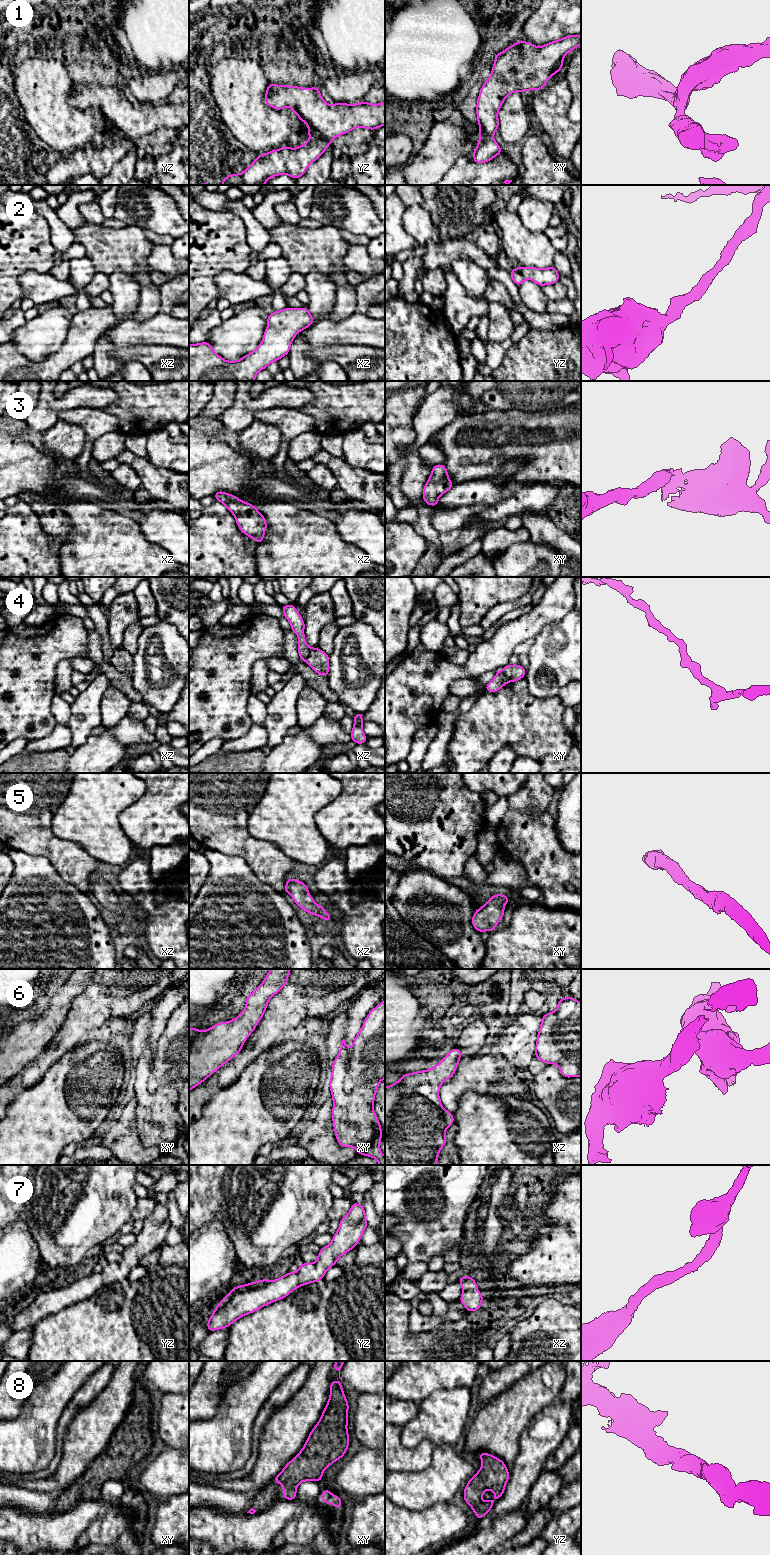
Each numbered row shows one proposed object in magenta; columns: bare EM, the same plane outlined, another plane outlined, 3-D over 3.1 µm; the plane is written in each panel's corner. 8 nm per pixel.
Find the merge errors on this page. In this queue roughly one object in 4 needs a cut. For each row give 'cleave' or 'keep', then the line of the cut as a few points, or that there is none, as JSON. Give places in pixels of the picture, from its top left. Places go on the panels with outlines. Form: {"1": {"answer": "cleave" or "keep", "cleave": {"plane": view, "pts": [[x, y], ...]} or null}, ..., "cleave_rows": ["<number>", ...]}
{"1": {"answer": "keep", "cleave": null}, "2": {"answer": "keep", "cleave": null}, "3": {"answer": "keep", "cleave": null}, "4": {"answer": "cleave", "cleave": {"plane": "xz", "pts": [[312, 648], [304, 660]]}}, "5": {"answer": "keep", "cleave": null}, "6": {"answer": "keep", "cleave": null}, "7": {"answer": "keep", "cleave": null}, "8": {"answer": "keep", "cleave": null}, "cleave_rows": ["4"]}

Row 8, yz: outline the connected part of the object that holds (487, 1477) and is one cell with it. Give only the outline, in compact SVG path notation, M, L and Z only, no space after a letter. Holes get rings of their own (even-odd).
M487 1452L480 1453L478 1457L482 1460L482 1467L467 1482L463 1498L479 1520L489 1513L494 1502L503 1495L505 1485L509 1480L509 1471L502 1460ZM488 1489L494 1492L495 1498L482 1501L482 1495Z

